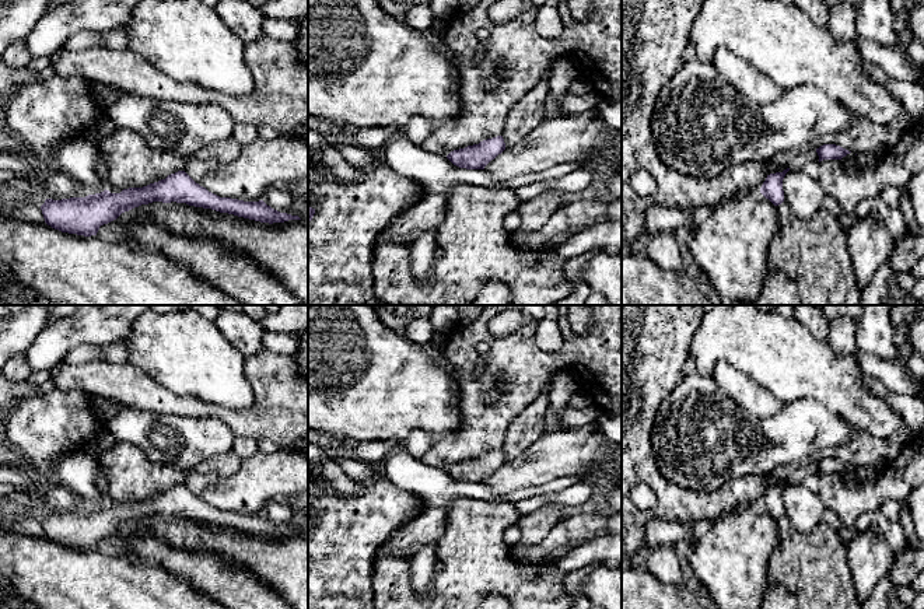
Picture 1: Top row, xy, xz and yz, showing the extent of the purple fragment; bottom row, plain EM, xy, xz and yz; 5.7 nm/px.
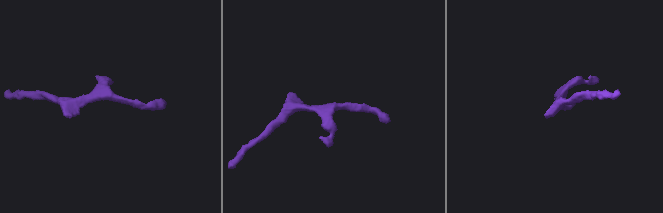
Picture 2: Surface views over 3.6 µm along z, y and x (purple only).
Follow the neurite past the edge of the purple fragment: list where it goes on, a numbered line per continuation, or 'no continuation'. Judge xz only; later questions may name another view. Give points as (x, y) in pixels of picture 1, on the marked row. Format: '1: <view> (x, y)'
no continuation

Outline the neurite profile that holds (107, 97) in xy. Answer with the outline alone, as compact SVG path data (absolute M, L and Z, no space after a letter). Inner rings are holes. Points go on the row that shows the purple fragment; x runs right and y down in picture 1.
M99 84L92 85L92 94L99 101L101 106L108 111L111 105L115 104L115 101L119 98L119 92L109 87L104 87Z

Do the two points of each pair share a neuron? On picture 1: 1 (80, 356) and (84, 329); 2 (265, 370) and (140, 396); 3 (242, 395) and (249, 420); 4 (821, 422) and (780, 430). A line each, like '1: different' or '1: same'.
1: different
2: same
3: different
4: same

